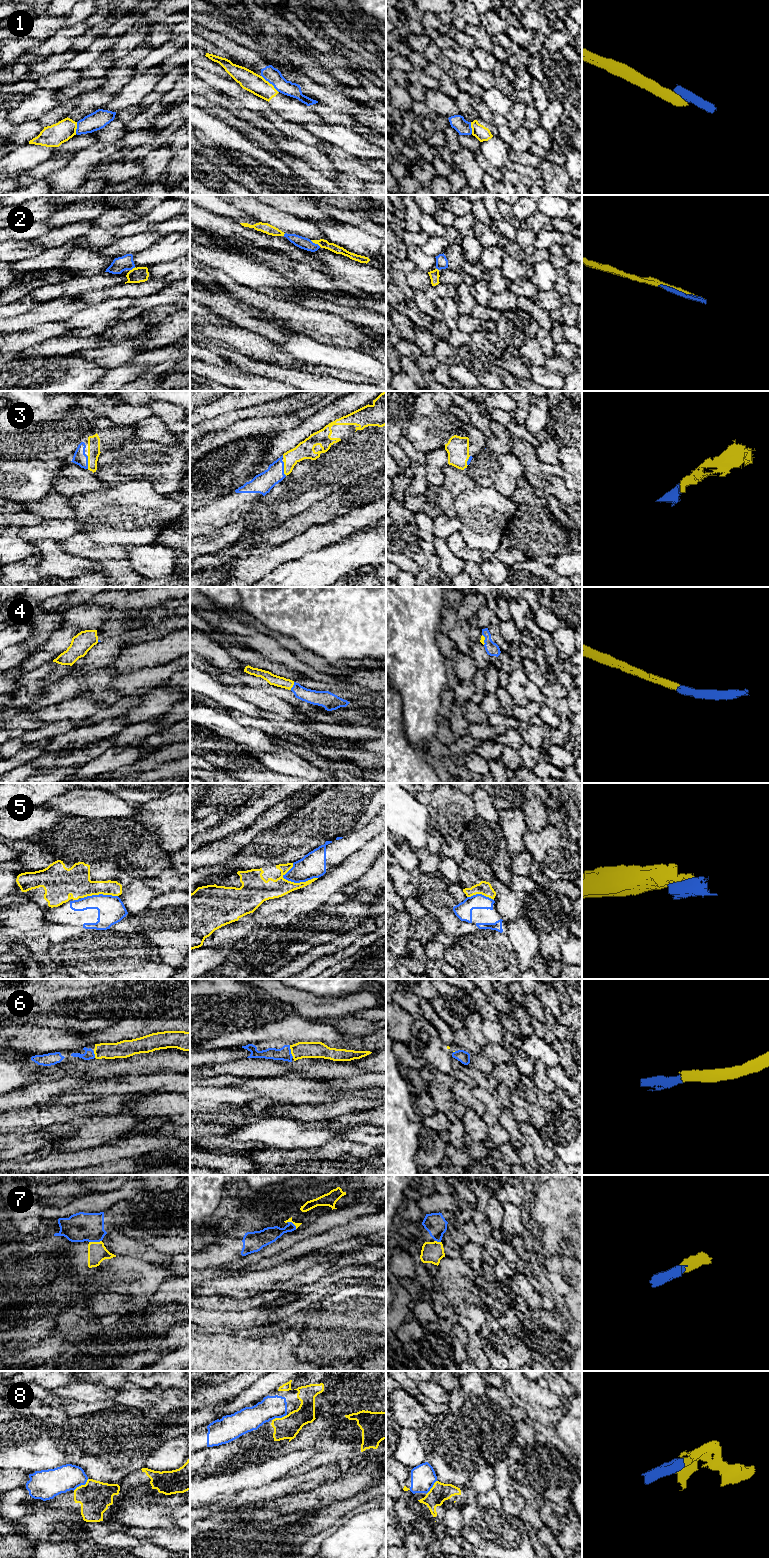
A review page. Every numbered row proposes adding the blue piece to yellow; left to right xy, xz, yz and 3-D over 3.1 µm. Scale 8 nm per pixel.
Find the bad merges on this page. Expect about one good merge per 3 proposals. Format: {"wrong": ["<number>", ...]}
{"wrong": ["1", "5", "7"]}

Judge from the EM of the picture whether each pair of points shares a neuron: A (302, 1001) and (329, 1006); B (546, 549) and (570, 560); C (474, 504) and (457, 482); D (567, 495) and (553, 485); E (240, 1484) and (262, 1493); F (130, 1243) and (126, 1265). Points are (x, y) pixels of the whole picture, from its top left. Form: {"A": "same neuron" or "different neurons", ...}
{"A": "same neuron", "B": "different neurons", "C": "different neurons", "D": "same neuron", "E": "different neurons", "F": "different neurons"}

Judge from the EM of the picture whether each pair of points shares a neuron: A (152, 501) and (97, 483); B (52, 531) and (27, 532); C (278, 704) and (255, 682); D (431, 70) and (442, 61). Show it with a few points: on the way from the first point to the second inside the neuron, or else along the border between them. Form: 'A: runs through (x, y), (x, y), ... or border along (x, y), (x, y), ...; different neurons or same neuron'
A: border along (112, 485), (103, 491), (87, 493); different neurons
B: runs through (46, 531), (33, 532); same neuron
C: border along (264, 692), (290, 703); different neurons
D: border along (429, 62), (437, 64), (445, 71); different neurons

